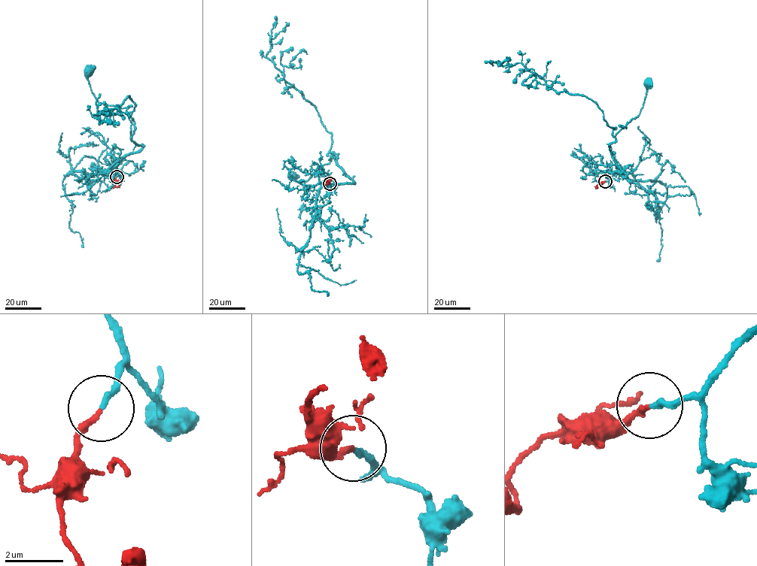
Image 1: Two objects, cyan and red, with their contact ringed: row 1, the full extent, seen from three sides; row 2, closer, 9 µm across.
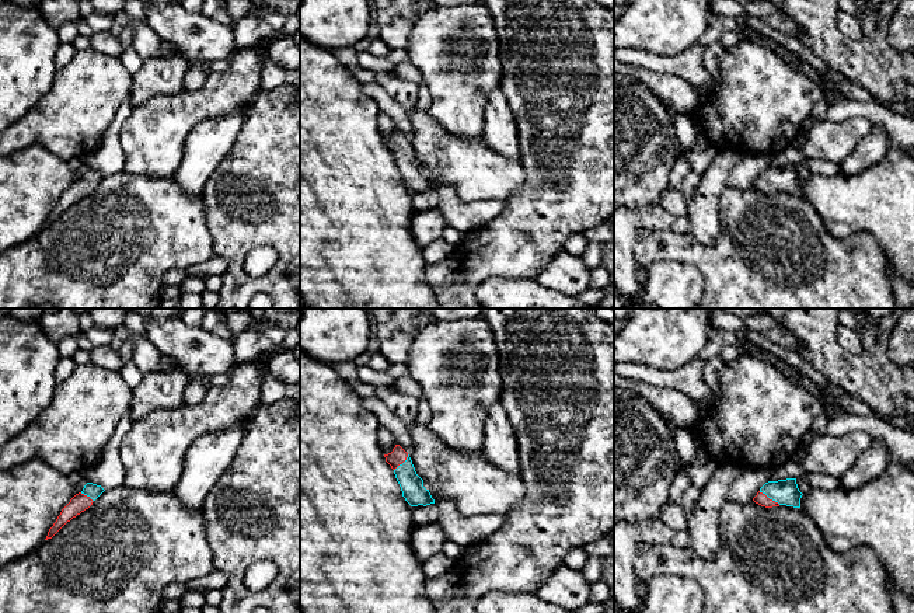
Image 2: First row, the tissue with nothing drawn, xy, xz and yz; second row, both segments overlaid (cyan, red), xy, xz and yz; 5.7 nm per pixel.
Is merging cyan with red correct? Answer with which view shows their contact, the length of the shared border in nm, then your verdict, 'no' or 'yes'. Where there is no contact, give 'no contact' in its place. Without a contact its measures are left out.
yz | 150 nm | yes

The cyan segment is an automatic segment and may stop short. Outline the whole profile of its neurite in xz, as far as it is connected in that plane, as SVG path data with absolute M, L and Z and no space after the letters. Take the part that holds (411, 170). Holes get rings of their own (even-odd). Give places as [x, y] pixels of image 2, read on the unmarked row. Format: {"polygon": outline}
{"polygon": "M400 130L384 143L394 156L402 182L411 192L435 189L429 175L423 173L423 166L416 160L409 140Z"}

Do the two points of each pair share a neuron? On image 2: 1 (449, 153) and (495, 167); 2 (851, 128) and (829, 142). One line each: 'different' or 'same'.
1: same
2: same

